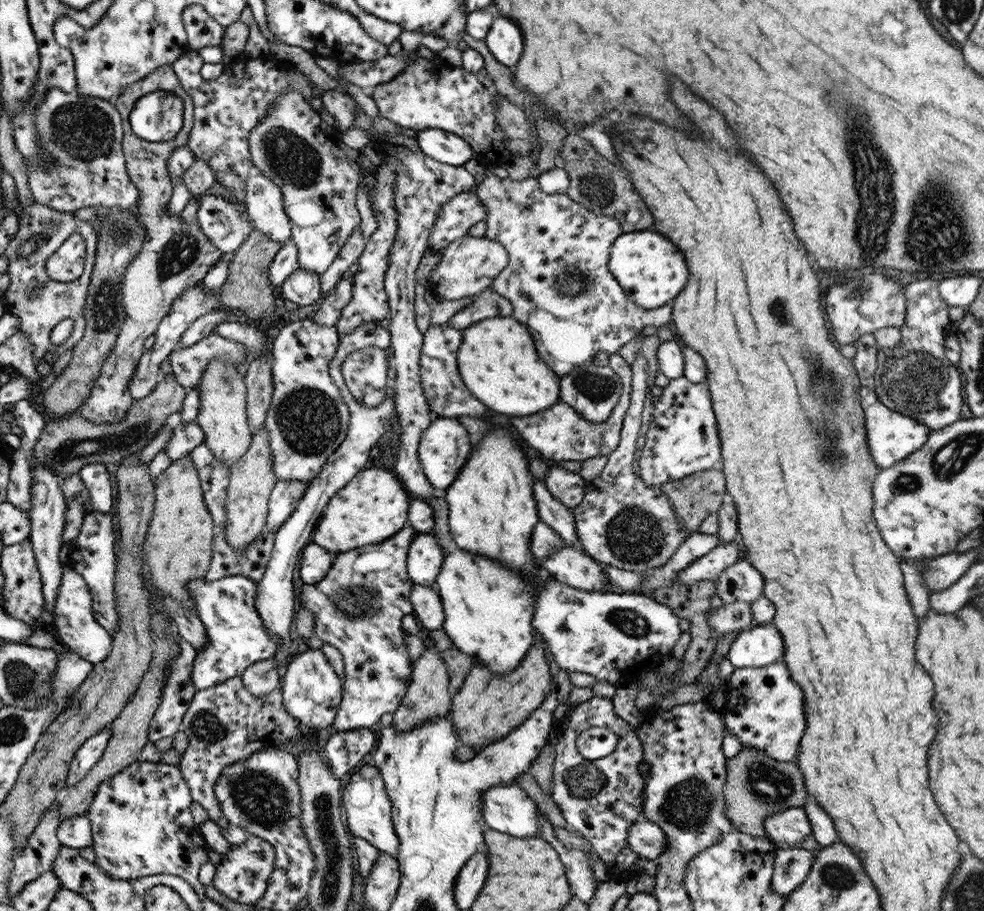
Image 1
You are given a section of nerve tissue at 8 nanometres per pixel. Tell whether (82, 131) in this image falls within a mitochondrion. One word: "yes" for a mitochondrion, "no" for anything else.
yes

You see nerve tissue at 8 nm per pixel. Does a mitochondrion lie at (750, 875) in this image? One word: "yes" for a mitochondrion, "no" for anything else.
no

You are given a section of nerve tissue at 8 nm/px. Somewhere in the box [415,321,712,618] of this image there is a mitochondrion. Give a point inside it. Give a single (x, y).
(634, 535)

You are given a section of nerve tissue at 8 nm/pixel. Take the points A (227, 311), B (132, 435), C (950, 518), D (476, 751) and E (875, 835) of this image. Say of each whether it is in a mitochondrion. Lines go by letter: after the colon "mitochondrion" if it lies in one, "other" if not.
A: other
B: mitochondrion
C: other
D: other
E: other

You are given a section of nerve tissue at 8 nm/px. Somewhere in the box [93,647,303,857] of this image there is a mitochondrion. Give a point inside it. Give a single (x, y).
(262, 797)

